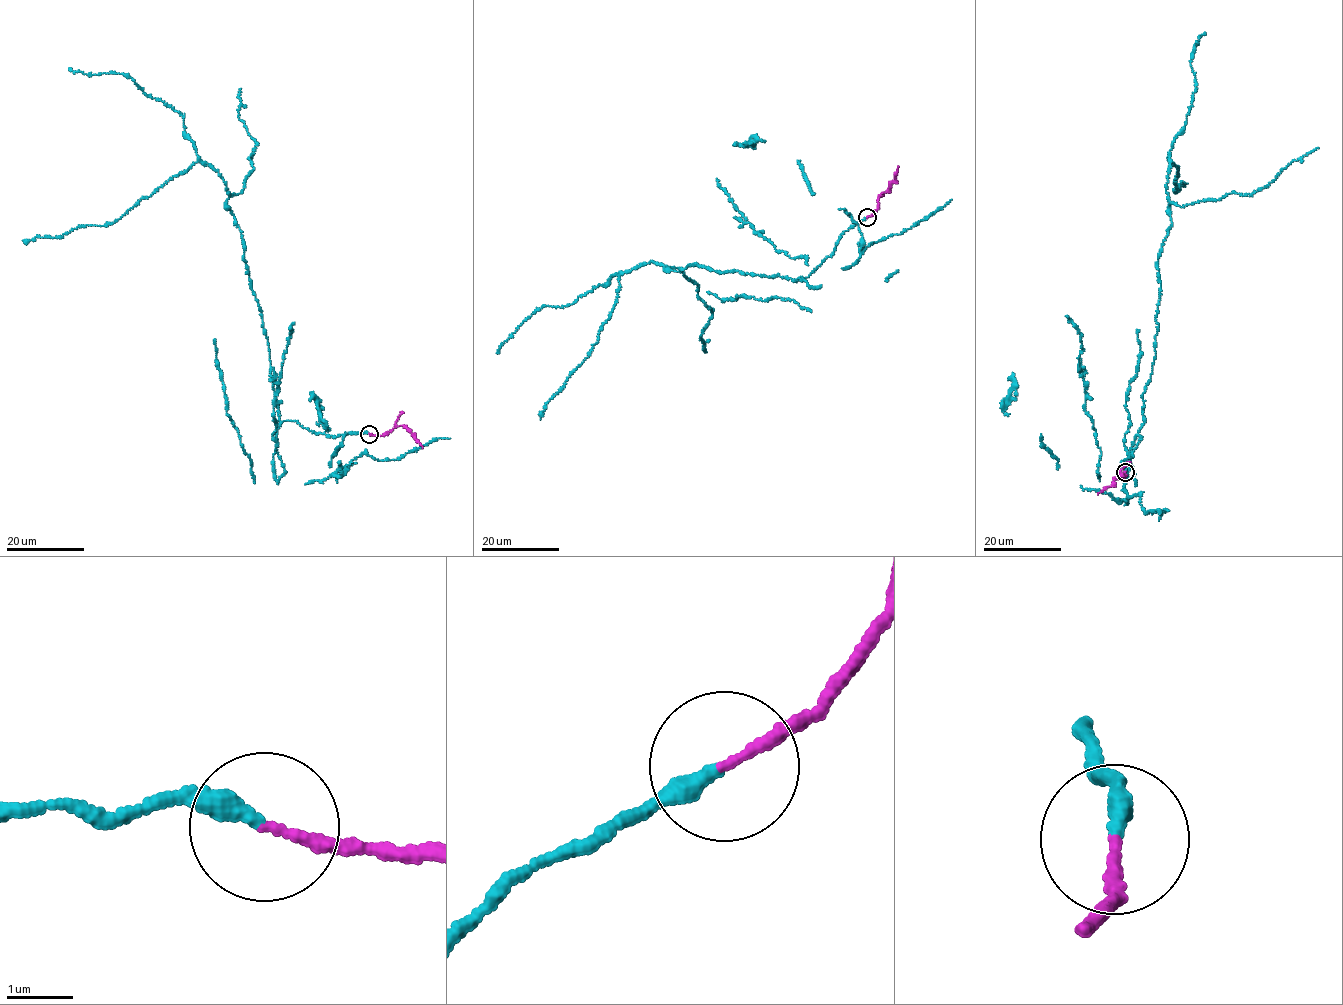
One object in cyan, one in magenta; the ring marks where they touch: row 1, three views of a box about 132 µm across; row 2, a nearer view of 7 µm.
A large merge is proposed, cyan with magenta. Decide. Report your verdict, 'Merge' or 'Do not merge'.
Merge

